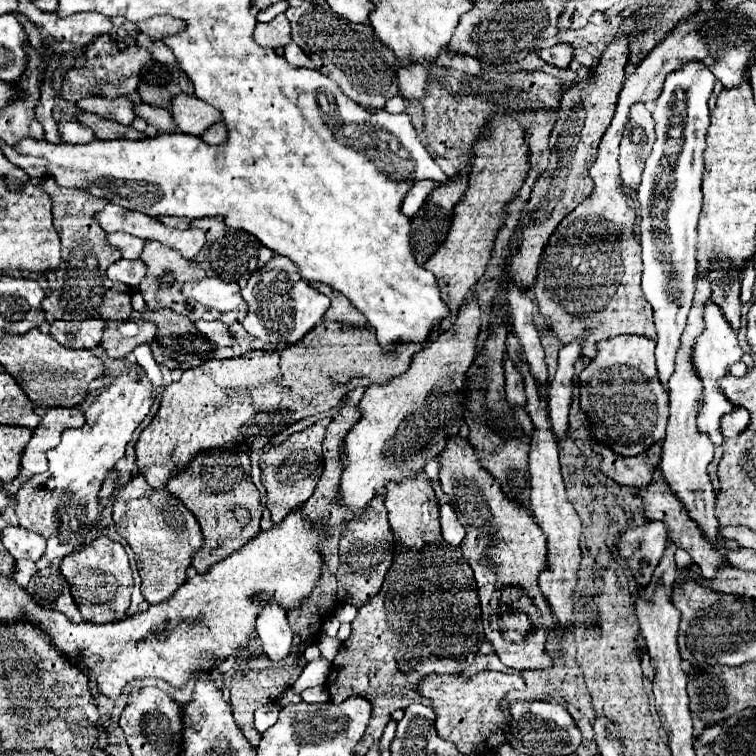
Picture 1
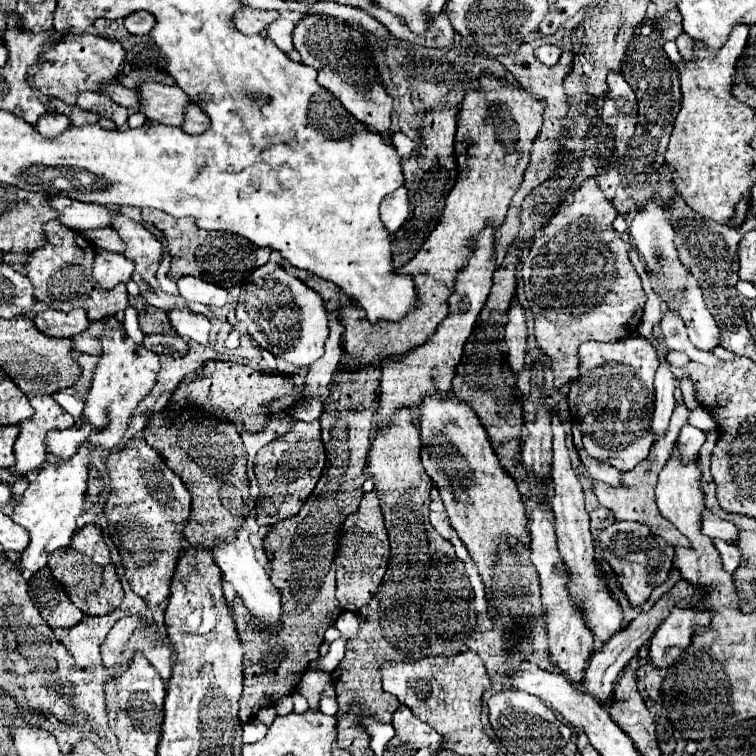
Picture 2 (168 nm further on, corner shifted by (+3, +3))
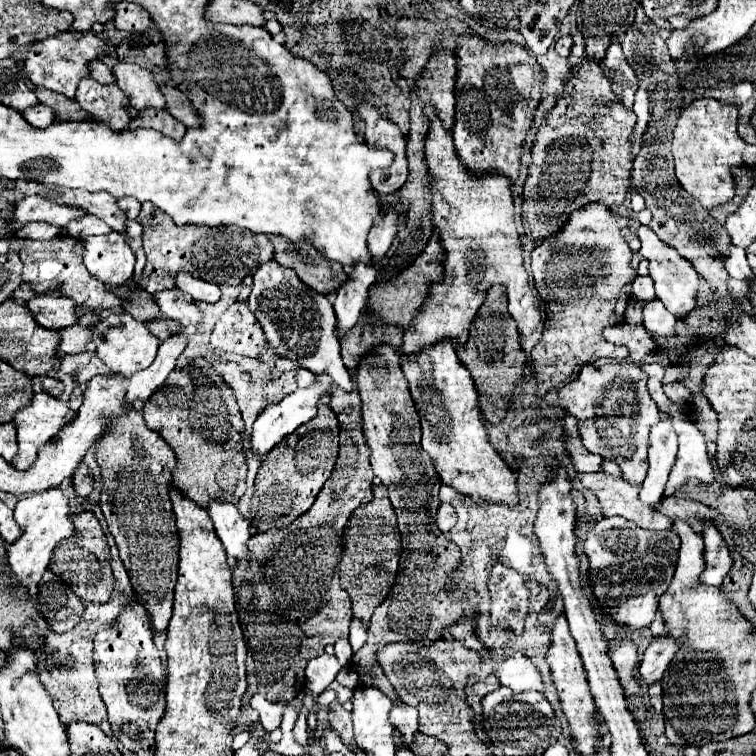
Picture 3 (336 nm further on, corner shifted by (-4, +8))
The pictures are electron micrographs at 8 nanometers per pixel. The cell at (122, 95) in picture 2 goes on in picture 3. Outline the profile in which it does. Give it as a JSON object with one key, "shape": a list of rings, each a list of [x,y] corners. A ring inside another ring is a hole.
{"shape":[[[97,60],[97,62],[91,66],[91,78],[95,78],[95,80],[101,82],[101,84],[115,84],[115,76],[113,76],[111,68],[109,68],[103,60]]]}

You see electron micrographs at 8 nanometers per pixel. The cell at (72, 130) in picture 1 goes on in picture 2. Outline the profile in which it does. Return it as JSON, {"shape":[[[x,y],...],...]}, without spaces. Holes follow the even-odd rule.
{"shape":[[[44,113],[44,117],[40,117],[40,121],[36,121],[34,125],[44,137],[56,137],[60,133],[64,133],[64,129],[70,127],[68,117],[64,115],[56,115],[56,113]]]}

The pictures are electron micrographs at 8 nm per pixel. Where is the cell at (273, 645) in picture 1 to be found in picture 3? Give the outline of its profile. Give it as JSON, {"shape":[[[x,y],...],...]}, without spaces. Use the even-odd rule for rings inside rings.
{"shape":[[[213,502],[209,504],[207,512],[213,520],[221,544],[227,550],[229,566],[235,568],[239,560],[251,560],[251,552],[247,548],[247,540],[251,538],[251,522],[239,514],[237,506],[231,502]]]}

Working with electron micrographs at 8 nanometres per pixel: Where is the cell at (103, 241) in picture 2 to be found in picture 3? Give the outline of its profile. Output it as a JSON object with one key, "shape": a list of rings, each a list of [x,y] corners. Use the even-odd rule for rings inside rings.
{"shape":[[[87,214],[83,220],[67,224],[65,228],[61,228],[65,234],[75,236],[75,238],[87,238],[87,236],[95,236],[95,234],[109,234],[111,228],[97,216]]]}

